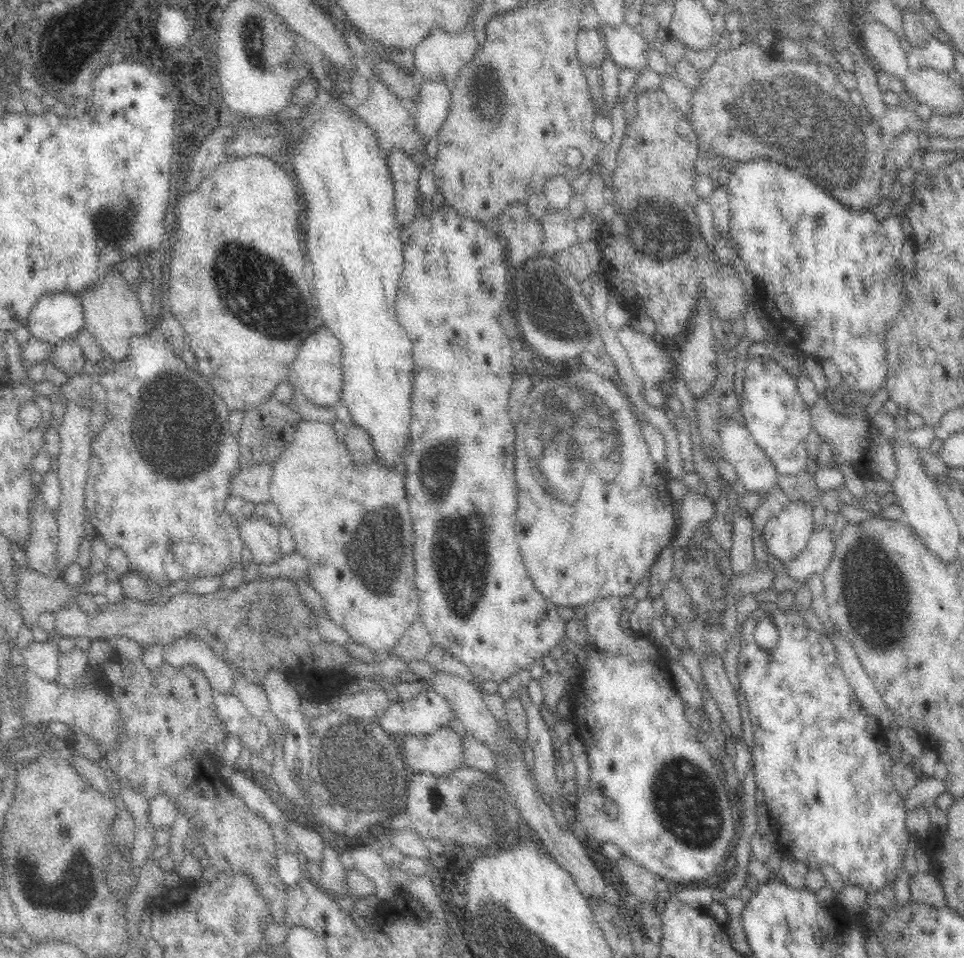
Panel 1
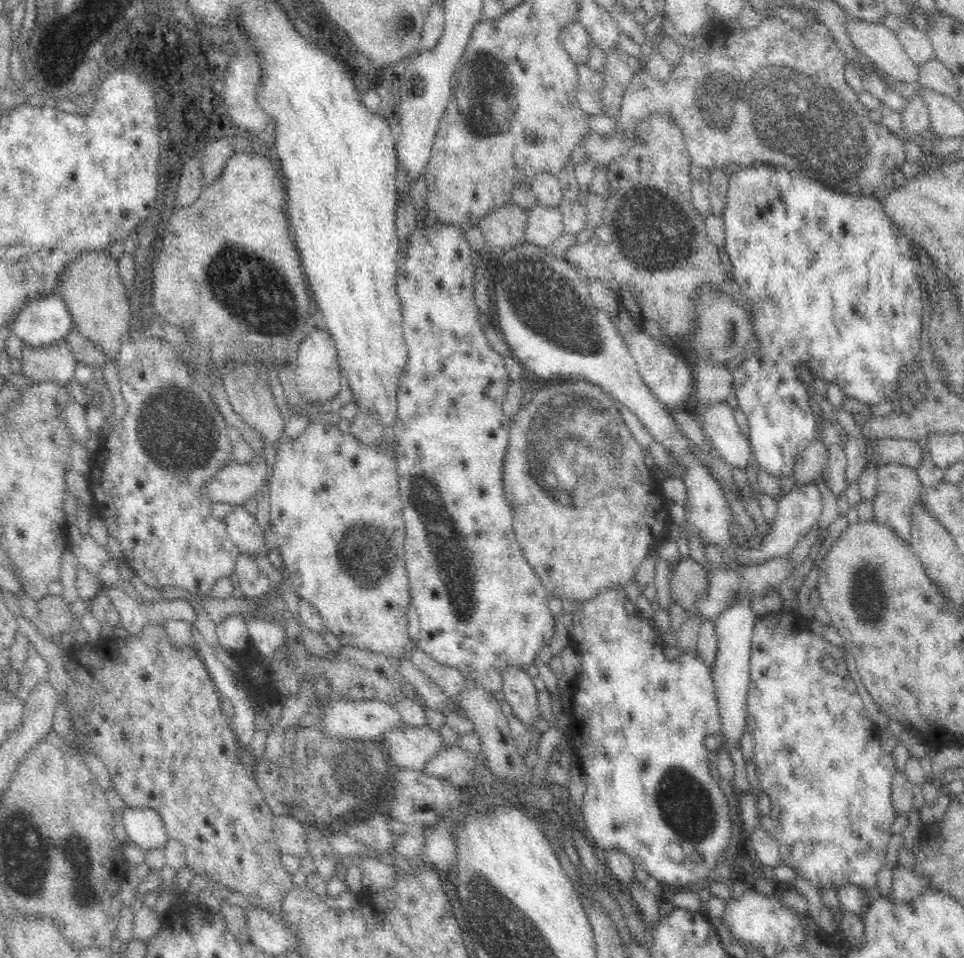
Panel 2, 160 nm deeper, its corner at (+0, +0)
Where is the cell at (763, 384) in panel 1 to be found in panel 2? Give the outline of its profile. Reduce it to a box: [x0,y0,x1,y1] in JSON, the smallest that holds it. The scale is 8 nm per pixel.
[722,163,925,479]

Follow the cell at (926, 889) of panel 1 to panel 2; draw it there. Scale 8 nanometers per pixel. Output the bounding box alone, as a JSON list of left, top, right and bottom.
[876,866,927,905]

